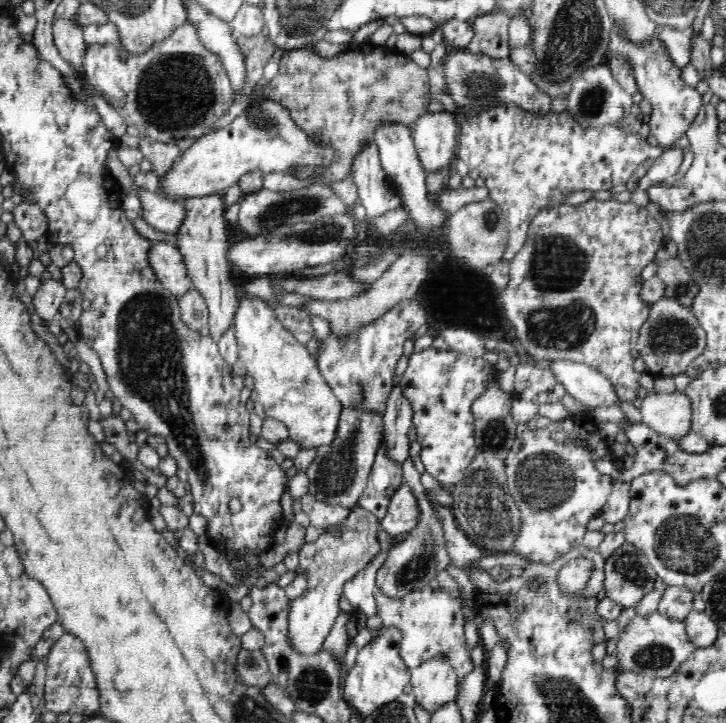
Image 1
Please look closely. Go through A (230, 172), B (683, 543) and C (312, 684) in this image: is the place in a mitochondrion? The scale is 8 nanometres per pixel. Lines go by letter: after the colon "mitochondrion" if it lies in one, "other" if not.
A: other
B: mitochondrion
C: mitochondrion

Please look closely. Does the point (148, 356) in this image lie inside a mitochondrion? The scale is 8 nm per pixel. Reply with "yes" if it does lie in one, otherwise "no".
yes

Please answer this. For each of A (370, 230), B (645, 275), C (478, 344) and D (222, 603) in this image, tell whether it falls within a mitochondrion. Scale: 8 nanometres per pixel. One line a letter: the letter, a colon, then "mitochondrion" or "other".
A: other
B: other
C: other
D: other

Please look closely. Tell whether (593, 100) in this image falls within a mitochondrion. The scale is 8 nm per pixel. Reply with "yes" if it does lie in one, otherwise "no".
yes

